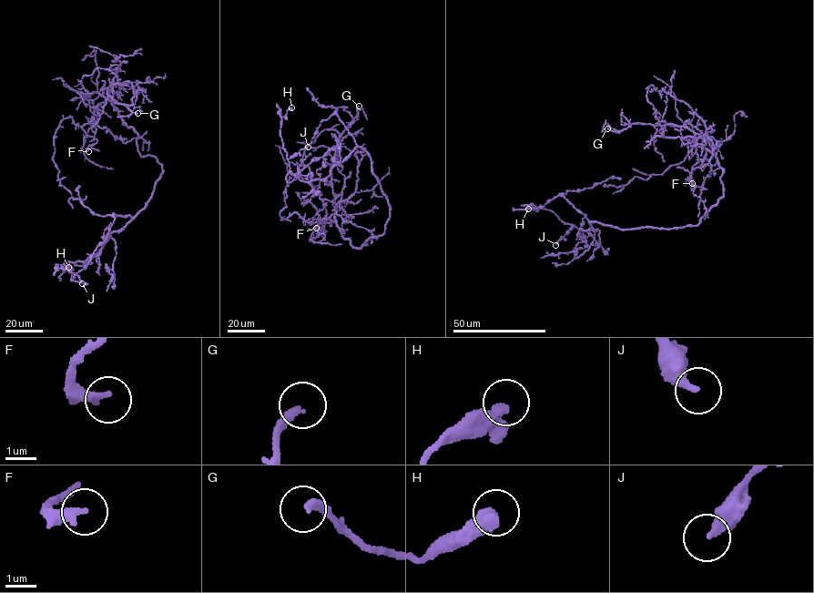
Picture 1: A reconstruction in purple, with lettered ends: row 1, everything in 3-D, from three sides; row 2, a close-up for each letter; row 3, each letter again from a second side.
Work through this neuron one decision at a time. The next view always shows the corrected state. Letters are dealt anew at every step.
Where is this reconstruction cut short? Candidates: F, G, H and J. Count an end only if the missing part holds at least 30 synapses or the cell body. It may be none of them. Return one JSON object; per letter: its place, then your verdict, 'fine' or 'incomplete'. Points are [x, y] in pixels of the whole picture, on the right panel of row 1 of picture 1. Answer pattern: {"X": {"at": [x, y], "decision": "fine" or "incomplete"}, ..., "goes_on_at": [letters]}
{"F": {"at": [692, 183], "decision": "fine"}, "G": {"at": [607, 128], "decision": "fine"}, "H": {"at": [528, 209], "decision": "fine"}, "J": {"at": [555, 245], "decision": "fine"}, "goes_on_at": []}

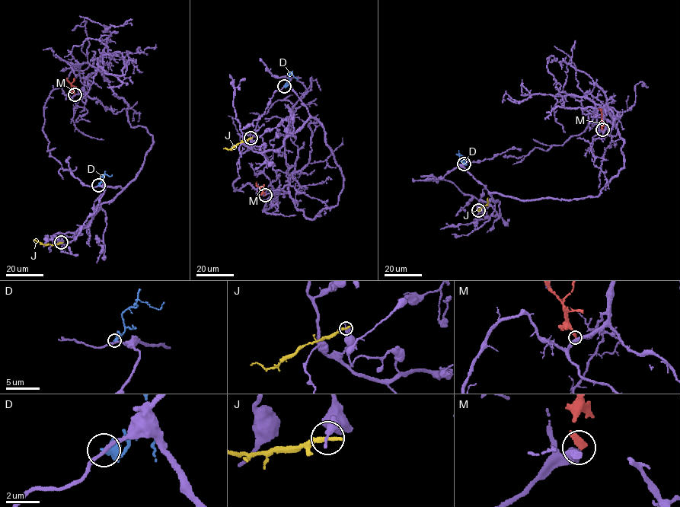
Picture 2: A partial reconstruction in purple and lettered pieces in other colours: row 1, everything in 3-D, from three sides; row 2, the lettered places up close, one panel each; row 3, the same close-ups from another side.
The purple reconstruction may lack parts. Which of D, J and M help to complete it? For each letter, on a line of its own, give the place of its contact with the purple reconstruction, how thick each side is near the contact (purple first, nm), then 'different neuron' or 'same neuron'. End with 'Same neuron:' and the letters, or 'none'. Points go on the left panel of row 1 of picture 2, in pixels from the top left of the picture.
D: meets purple at (98, 185); 190 nm thick on the purple side, 380 nm on the other; different neuron
J: meets purple at (61, 242); 360 nm thick on the purple side, 320 nm on the other; different neuron
M: meets purple at (75, 94); 360 nm thick on the purple side, 320 nm on the other; different neuron
Same neuron: none

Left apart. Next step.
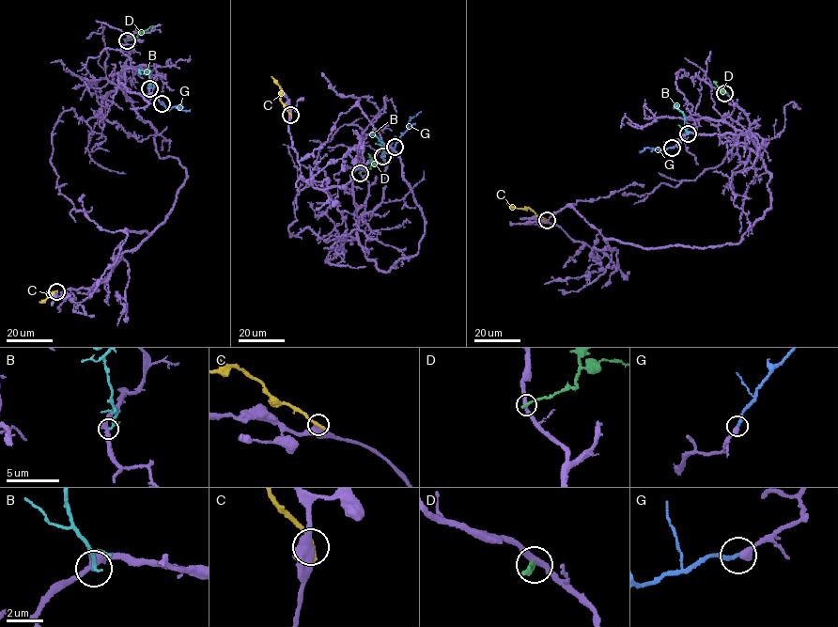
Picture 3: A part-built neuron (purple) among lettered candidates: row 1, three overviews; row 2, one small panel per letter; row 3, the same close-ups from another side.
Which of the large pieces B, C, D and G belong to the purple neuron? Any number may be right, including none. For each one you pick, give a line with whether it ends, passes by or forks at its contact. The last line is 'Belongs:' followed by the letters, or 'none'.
G: it ends
Belongs: G

